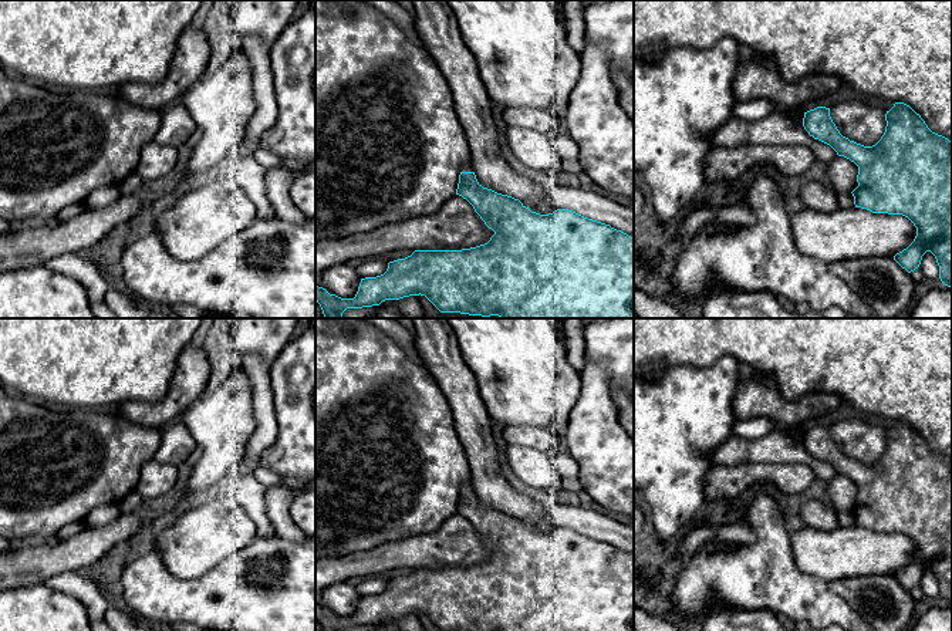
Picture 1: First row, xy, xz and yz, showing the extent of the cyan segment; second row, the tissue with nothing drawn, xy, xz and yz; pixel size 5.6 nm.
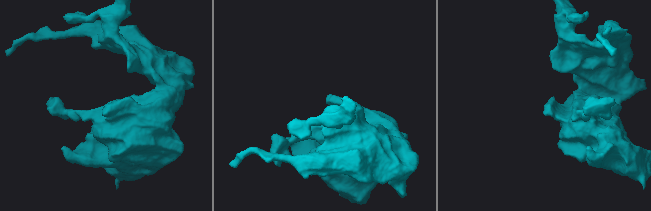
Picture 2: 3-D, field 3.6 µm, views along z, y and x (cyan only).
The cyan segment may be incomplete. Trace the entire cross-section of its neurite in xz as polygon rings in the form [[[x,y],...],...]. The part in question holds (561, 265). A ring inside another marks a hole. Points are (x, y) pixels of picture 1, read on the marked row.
[[[472,162],[460,169],[456,195],[466,199],[494,232],[487,243],[462,250],[415,250],[405,259],[389,261],[384,274],[361,279],[354,298],[341,298],[315,286],[315,301],[324,318],[342,318],[347,308],[372,307],[385,300],[419,294],[440,313],[500,318],[634,318],[634,237],[568,209],[548,215],[531,212],[519,199],[483,188]]]

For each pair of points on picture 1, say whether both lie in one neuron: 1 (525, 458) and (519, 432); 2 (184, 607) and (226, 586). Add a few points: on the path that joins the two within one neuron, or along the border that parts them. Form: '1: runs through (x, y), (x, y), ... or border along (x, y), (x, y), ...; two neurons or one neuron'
1: border along (509, 444), (536, 448), (552, 458); two neurons
2: runs through (193, 601), (199, 601), (208, 593), (216, 590); one neuron

